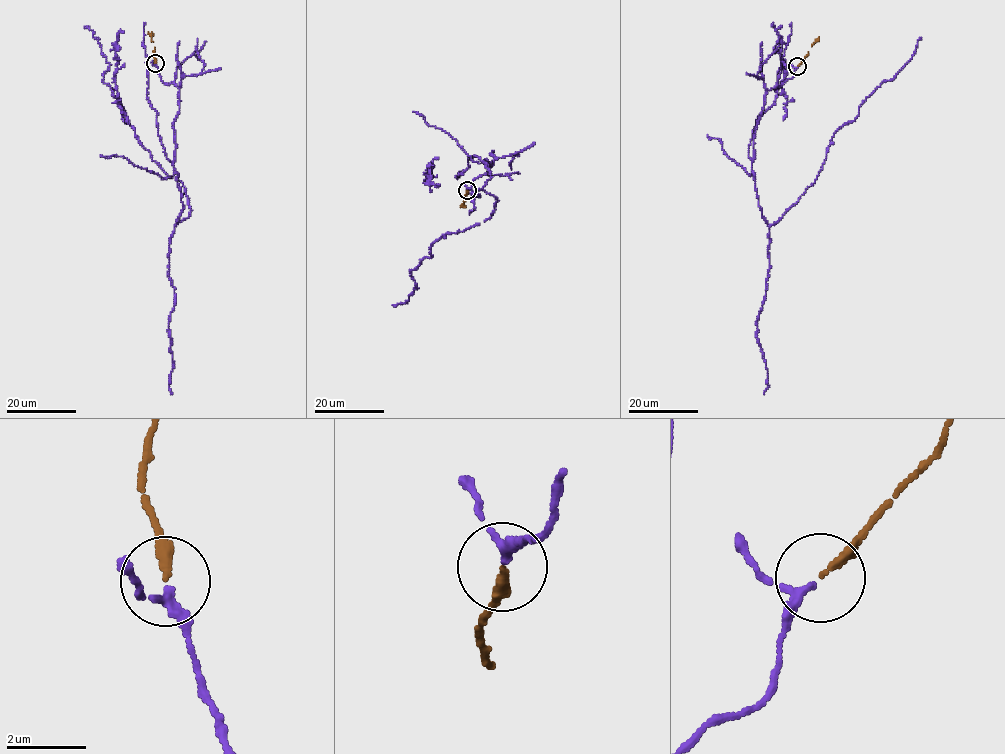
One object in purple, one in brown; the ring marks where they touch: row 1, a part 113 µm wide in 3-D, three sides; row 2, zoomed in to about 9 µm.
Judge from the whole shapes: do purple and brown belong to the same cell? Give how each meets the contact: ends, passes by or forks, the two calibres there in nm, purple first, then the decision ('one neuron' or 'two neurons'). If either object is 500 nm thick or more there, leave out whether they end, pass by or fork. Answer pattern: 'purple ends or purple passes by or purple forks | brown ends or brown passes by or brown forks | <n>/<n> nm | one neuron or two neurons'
purple passes by | brown ends | 180/220 nm | one neuron

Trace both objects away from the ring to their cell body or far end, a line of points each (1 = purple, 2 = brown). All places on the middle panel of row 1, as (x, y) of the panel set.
1: (467, 190), (485, 159), (491, 216), (433, 243), (410, 271), (416, 288), (392, 305)
2: (467, 190), (460, 206)

